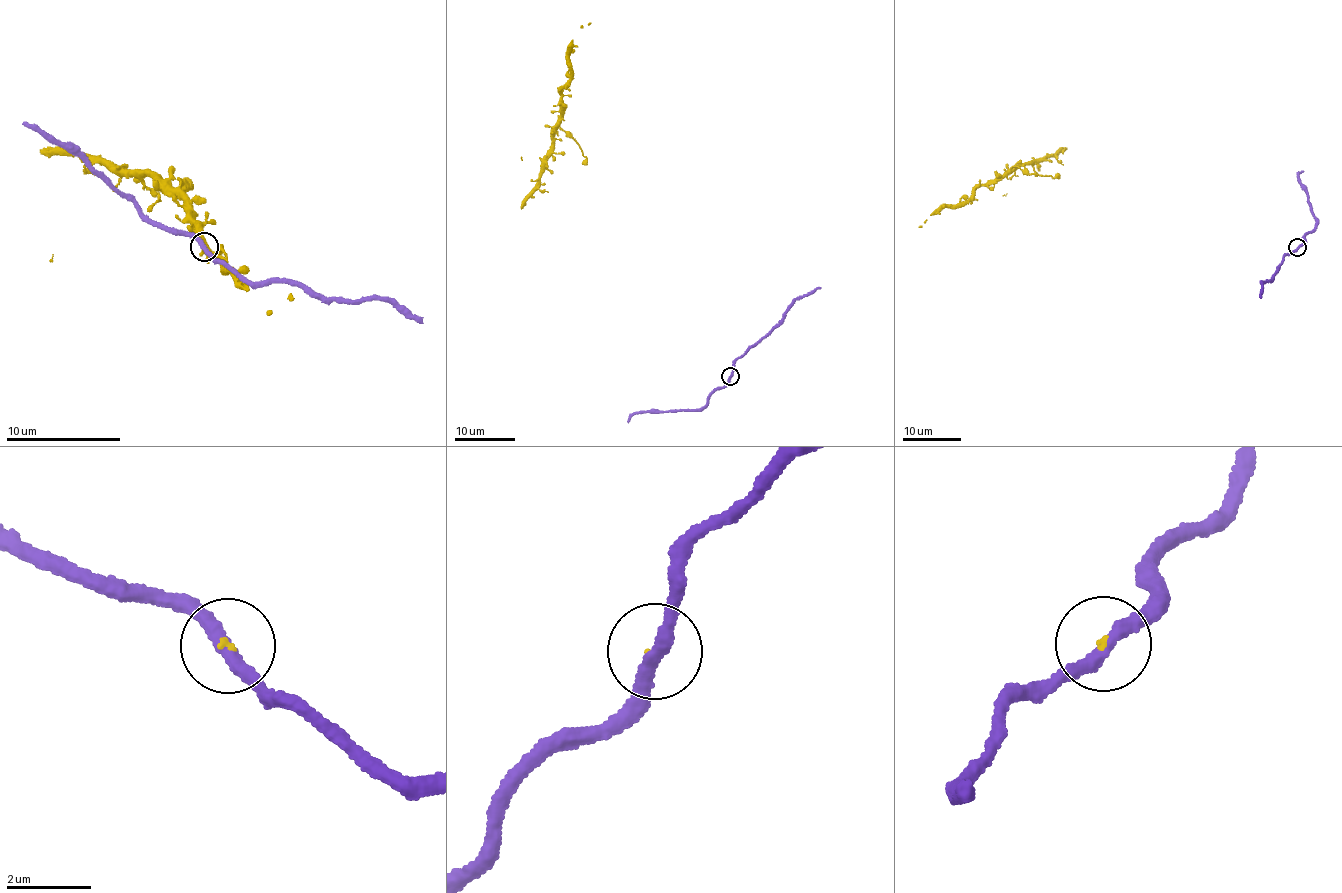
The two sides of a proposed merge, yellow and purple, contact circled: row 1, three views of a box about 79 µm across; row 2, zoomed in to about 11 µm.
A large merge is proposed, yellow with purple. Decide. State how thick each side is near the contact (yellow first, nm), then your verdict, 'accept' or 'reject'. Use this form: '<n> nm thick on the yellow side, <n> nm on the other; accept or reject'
80 nm thick on the yellow side, 320 nm on the other; reject

